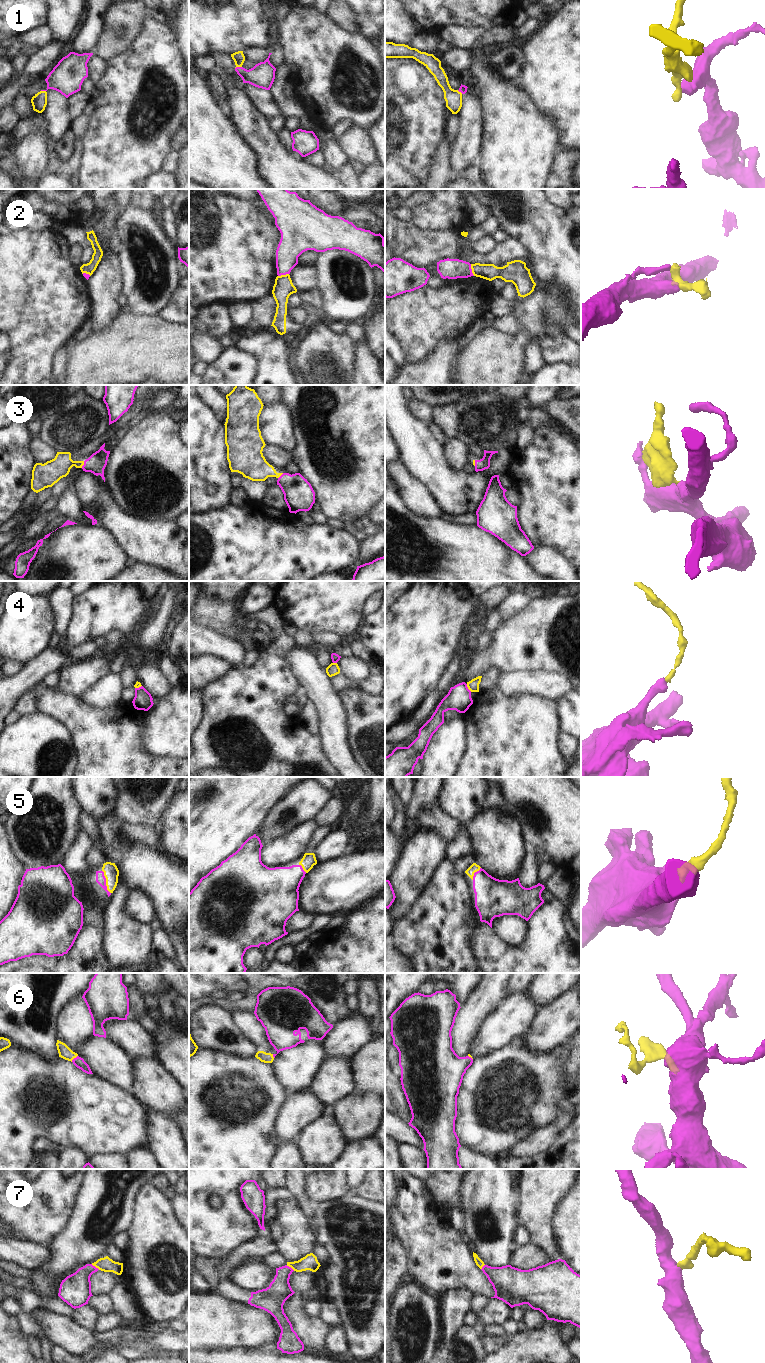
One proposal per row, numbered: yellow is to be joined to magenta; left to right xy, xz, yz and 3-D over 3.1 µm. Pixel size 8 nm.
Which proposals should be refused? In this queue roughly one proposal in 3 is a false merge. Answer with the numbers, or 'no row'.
2, 4

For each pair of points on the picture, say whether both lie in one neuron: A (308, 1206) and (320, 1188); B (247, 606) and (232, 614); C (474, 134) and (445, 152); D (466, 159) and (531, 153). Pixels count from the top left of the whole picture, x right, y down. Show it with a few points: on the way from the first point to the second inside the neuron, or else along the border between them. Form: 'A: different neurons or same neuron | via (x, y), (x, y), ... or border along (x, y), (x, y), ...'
A: different neurons | border along (306, 1179), (307, 1197), (315, 1205)
B: different neurons | border along (238, 611), (241, 618)
C: different neurons | border along (450, 145), (451, 172)
D: different neurons | border along (483, 135), (480, 158), (477, 163)

